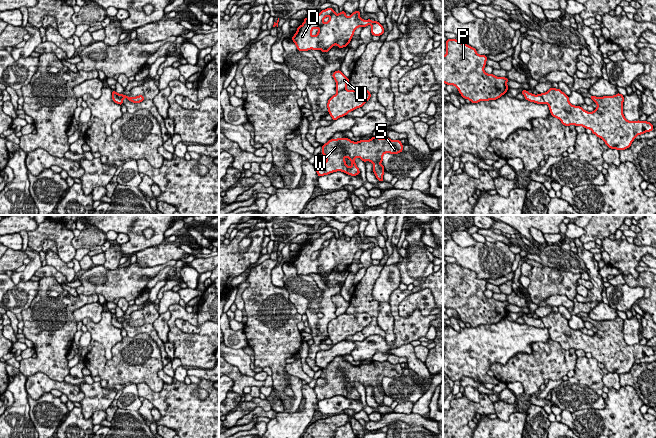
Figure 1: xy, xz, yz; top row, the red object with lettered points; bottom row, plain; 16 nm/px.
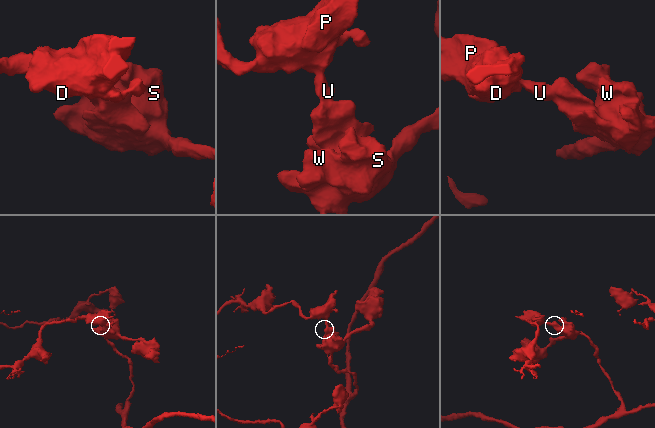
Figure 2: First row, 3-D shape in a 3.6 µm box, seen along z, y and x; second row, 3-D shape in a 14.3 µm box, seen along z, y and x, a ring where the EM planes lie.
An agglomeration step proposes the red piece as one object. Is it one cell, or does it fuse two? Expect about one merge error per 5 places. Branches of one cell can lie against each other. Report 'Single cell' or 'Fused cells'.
Fused cells

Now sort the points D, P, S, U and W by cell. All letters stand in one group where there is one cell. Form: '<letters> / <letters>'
D P U / S W

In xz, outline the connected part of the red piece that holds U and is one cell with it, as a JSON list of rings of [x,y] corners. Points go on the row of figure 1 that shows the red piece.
[[[337,70],[332,73],[332,77],[336,81],[336,91],[342,91],[346,89],[347,84],[349,83],[349,78],[346,77],[341,70]]]

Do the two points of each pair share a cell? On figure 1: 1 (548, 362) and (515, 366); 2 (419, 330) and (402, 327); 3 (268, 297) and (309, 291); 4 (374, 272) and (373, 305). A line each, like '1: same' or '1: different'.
1: same
2: same
3: different
4: same

